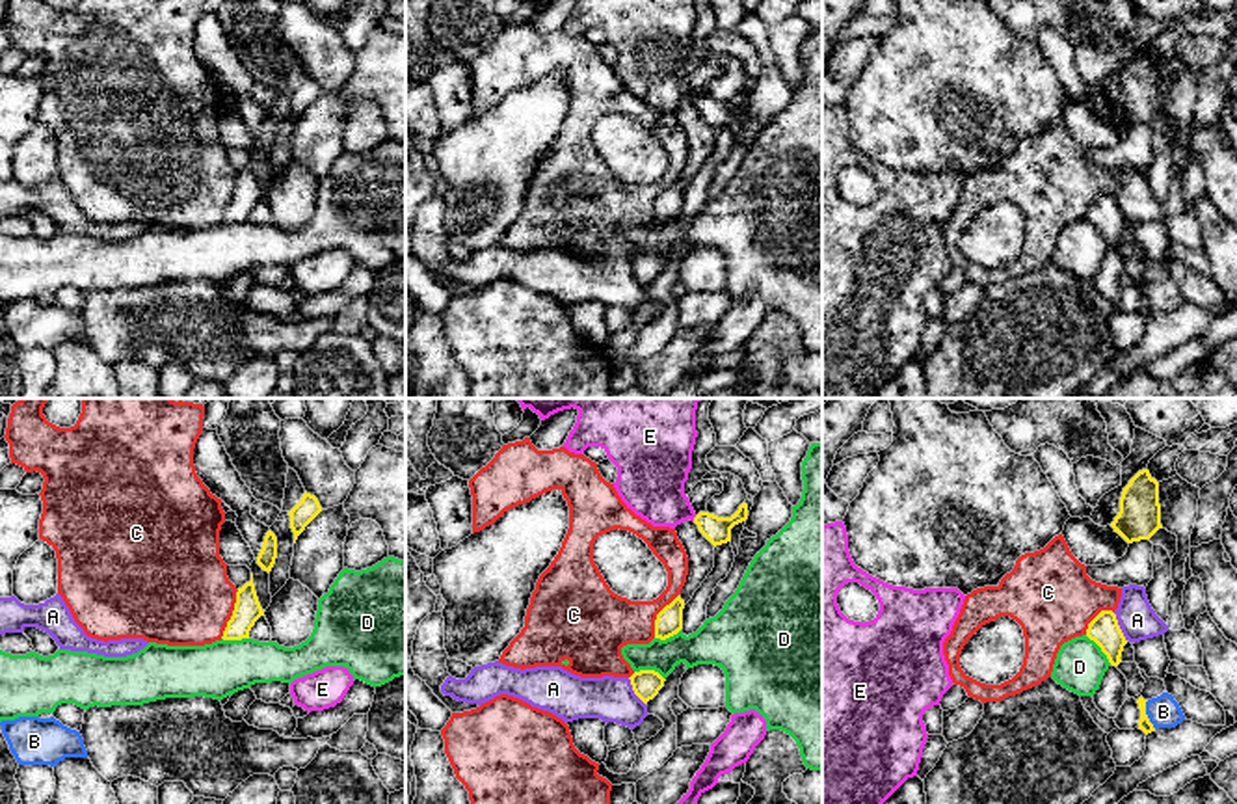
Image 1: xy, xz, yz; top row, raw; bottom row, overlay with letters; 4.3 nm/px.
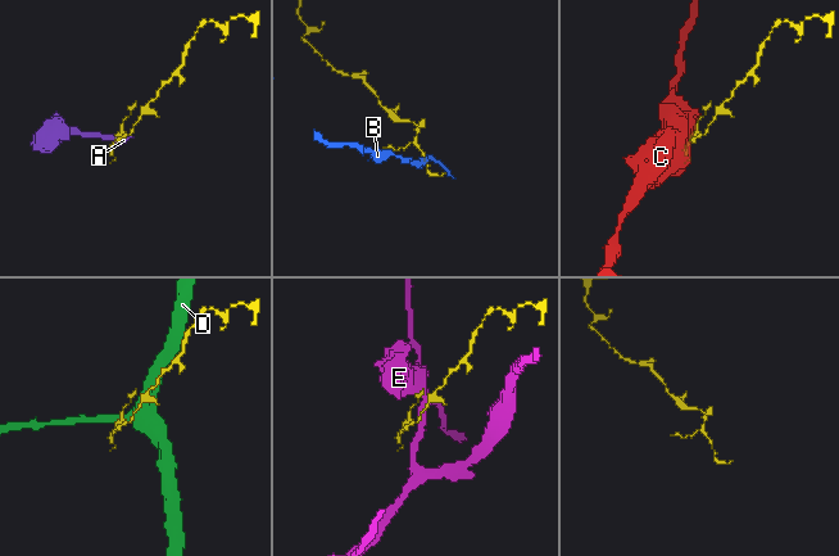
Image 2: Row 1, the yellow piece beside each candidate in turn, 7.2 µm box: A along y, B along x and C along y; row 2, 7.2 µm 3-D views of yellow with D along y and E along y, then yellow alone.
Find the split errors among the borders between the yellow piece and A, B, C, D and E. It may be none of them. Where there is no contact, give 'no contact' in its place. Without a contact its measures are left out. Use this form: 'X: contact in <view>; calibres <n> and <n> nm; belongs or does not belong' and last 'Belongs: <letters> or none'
A: contact in yz; calibres 140 and 160 nm; does not belong
B: contact in yz; calibres 60 and 140 nm; does not belong
C: contact in xy; calibres 120 and 440 nm; does not belong
D: contact in xz; calibres 130 and 140 nm; does not belong
E: contact in xz; calibres 110 and 280 nm; does not belong
Belongs: none

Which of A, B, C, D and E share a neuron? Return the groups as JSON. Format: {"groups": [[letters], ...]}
{"groups": [["A"], ["B"], ["C"], ["D"], ["E"]]}

